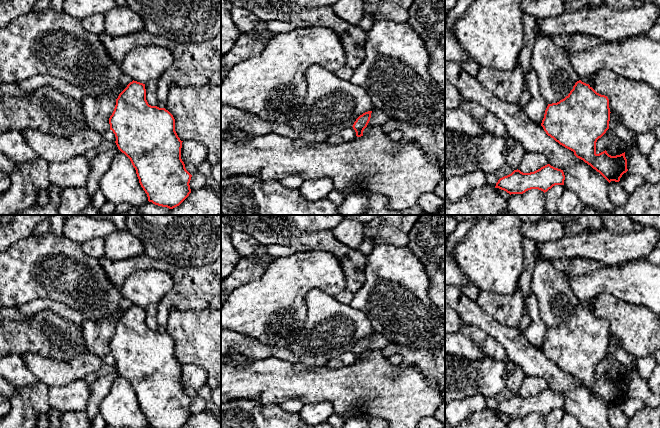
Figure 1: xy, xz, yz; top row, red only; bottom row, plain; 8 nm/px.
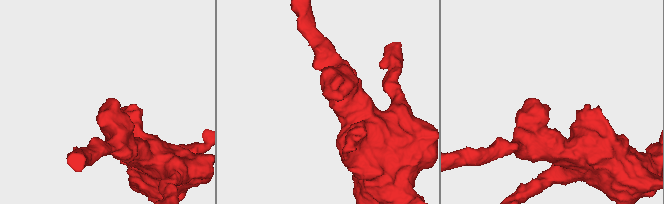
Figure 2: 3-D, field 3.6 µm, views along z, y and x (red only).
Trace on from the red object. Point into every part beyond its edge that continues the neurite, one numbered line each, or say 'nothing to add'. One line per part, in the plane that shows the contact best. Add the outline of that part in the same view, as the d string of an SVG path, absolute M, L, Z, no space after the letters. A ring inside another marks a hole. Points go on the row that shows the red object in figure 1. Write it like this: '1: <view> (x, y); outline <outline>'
nothing to add

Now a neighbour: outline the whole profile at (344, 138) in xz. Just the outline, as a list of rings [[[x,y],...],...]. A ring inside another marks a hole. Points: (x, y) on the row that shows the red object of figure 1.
[[[353,127],[343,129],[339,134],[330,136],[326,142],[330,145],[338,145],[342,144],[343,142],[350,142],[353,141],[356,136],[356,132]]]

